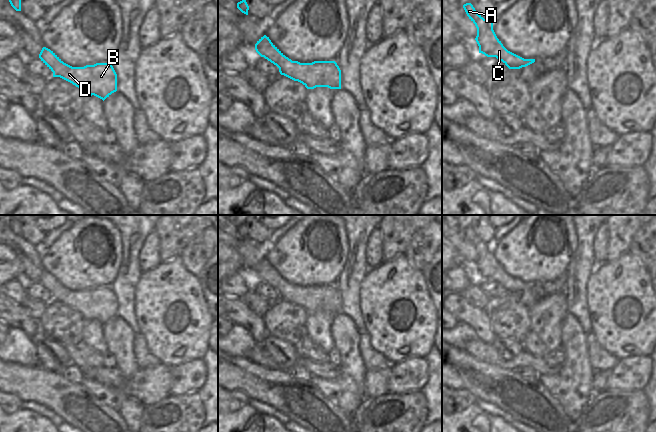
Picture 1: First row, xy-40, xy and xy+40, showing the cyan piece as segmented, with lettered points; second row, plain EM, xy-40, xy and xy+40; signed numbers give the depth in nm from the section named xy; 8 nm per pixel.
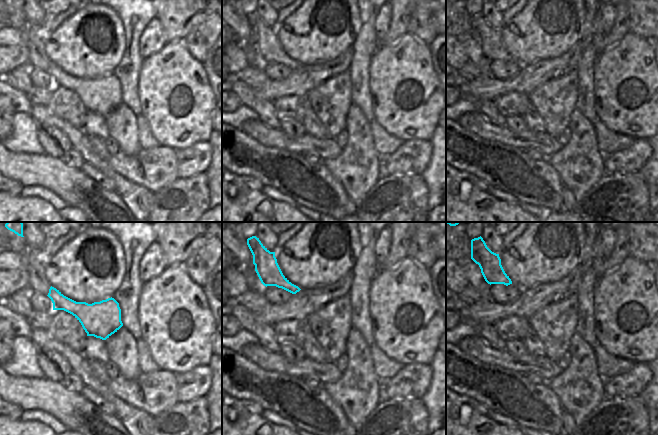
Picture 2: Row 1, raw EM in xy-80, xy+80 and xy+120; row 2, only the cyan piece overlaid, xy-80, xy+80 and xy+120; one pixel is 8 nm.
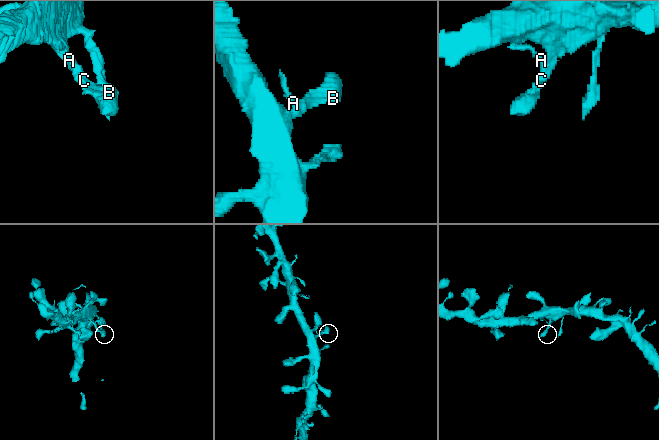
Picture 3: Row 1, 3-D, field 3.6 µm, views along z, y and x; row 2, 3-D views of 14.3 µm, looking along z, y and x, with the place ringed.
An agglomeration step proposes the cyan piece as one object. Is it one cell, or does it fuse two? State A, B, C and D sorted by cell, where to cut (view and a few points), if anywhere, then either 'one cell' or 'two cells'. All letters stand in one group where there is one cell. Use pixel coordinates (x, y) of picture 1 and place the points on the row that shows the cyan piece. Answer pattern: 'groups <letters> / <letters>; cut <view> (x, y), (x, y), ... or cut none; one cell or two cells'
groups A B C D; cut none; one cell

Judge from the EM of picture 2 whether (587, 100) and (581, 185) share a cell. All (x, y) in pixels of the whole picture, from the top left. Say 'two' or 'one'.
two

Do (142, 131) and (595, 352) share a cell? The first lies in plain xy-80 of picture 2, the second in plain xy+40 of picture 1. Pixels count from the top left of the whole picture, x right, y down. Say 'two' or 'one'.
one

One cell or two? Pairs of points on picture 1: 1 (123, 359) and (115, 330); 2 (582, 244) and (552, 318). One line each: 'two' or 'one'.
1: one
2: two

